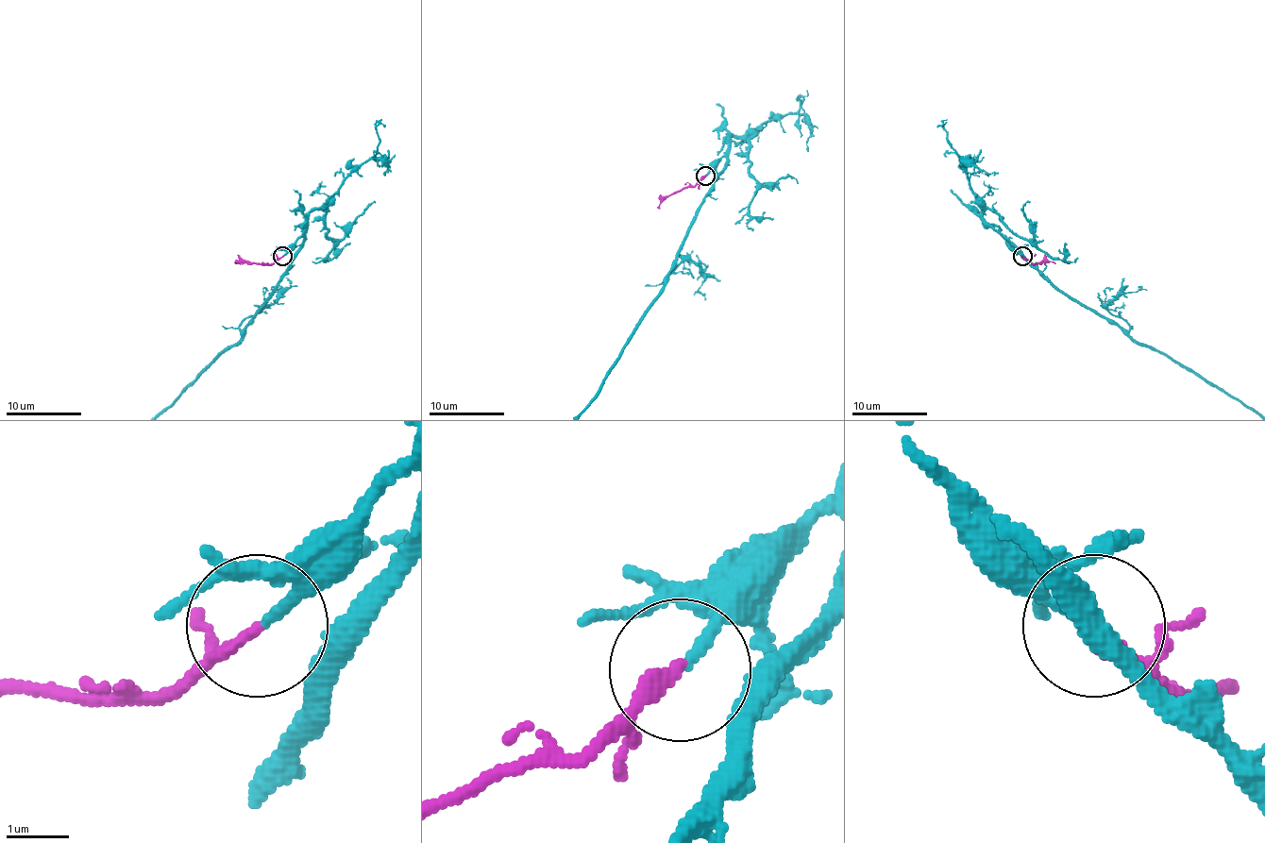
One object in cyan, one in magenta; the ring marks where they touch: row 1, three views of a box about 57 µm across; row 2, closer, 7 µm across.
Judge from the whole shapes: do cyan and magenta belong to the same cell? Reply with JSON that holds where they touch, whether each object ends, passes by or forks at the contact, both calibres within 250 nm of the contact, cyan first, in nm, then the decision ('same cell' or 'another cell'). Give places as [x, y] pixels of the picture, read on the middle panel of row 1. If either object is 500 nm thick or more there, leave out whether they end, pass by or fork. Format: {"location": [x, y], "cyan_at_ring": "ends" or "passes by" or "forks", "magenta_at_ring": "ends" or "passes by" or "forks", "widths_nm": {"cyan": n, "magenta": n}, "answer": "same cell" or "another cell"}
{"location": [705, 176], "cyan_at_ring": "ends", "magenta_at_ring": "ends", "widths_nm": {"cyan": 150, "magenta": 220}, "answer": "same cell"}

